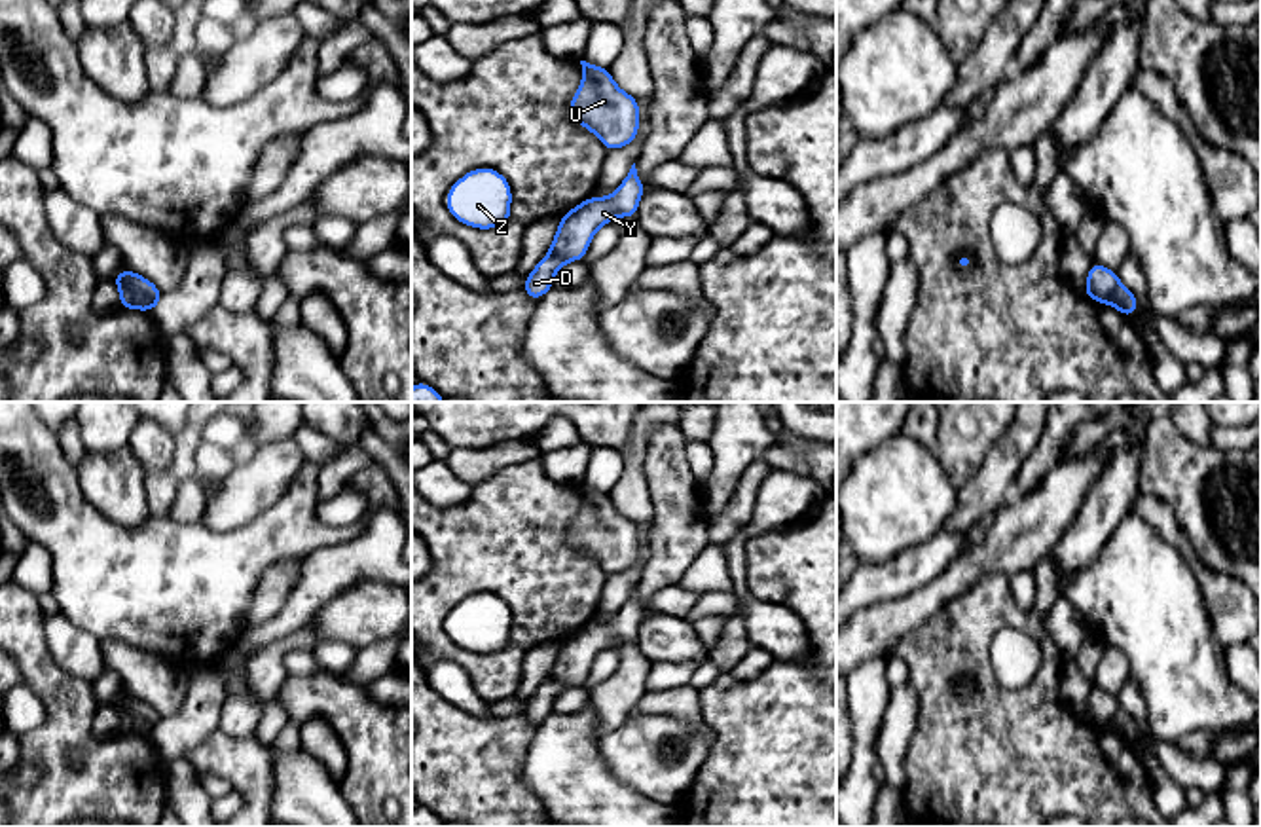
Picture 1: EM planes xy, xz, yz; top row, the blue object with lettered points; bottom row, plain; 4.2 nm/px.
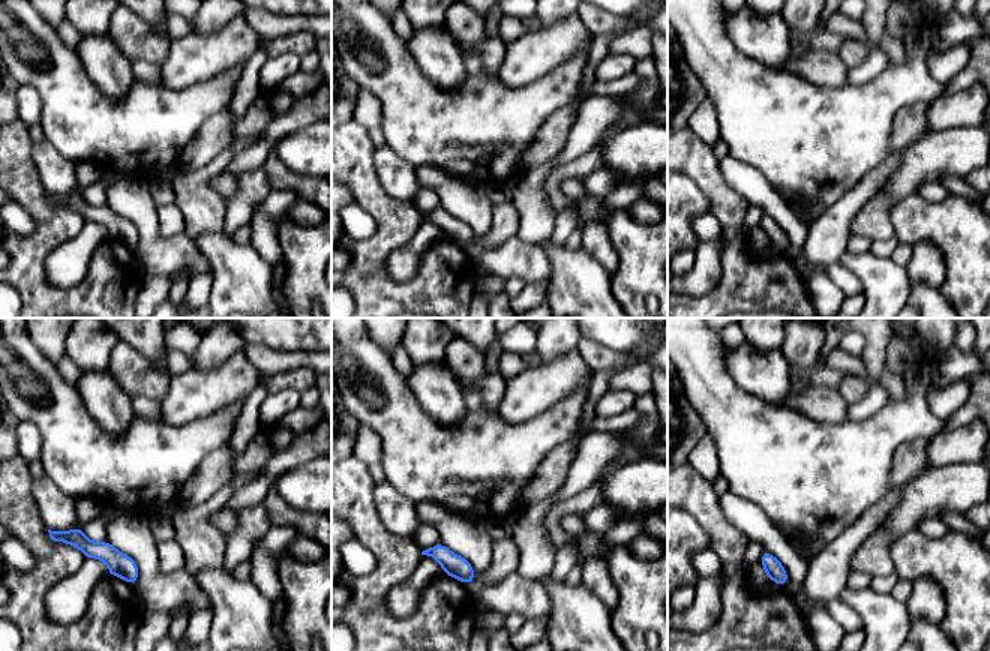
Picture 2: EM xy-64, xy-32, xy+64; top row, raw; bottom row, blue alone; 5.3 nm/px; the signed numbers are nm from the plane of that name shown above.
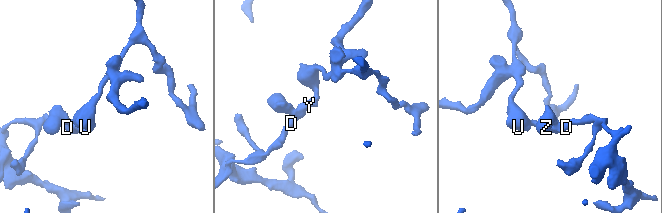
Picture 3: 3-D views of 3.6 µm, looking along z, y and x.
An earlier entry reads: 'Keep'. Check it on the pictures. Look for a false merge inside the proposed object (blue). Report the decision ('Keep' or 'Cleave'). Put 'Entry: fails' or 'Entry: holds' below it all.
Cleave
Entry: fails

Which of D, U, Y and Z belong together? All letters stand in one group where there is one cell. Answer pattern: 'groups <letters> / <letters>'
groups D / U Y Z

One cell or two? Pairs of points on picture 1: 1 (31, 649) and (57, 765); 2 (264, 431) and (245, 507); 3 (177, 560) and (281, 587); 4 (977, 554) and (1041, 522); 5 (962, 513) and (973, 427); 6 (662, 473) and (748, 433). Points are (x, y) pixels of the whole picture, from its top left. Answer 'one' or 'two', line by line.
1: one
2: two
3: two
4: one
5: two
6: two

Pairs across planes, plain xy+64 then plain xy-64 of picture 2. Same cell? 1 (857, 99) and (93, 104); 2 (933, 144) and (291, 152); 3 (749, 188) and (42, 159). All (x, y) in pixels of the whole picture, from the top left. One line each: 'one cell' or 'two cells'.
1: one cell
2: one cell
3: one cell

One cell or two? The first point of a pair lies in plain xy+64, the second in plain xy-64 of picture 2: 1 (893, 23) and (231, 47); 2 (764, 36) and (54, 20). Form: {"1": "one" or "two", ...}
{"1": "one", "2": "two"}

